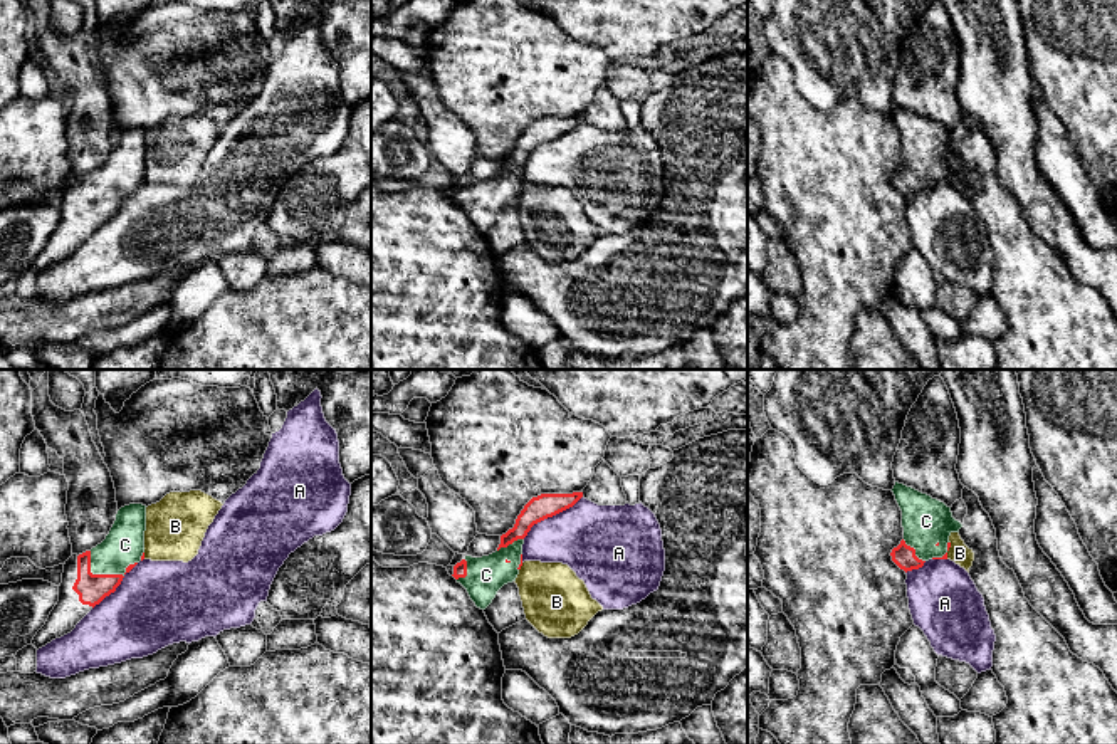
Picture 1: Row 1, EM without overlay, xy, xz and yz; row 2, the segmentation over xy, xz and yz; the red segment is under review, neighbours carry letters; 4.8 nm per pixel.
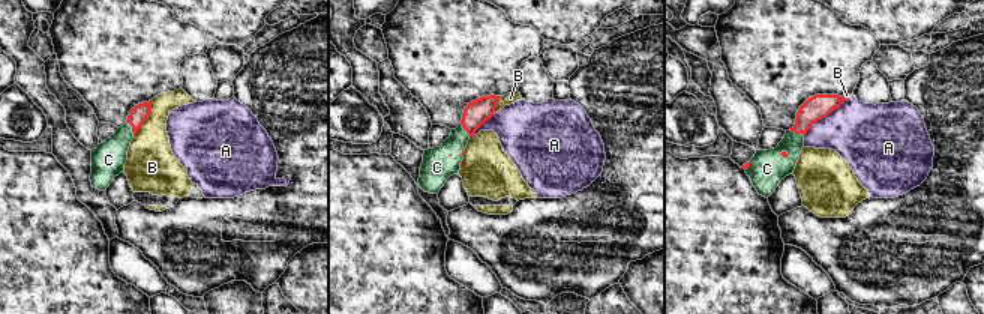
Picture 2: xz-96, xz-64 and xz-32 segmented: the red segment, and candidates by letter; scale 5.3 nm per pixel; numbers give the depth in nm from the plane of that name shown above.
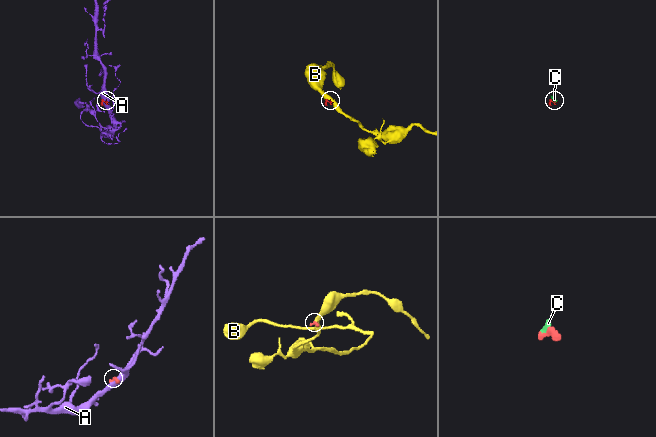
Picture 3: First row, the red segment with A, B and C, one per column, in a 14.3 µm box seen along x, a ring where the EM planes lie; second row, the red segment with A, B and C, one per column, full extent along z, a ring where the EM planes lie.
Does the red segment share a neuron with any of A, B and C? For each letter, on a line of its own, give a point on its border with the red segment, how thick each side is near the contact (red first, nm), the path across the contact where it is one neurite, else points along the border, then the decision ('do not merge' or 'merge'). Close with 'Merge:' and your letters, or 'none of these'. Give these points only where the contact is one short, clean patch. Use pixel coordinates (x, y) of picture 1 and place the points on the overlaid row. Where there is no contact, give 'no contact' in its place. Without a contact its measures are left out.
A: meets red in xz at (551, 516); 120 nm thick on the red side, 360 nm on the other; do not merge
B: meets red in yz at (948, 550); 20 nm thick on the red side, 100 nm on the other; do not merge
C: meets red in xy at (104, 575); 140 nm thick on the red side, 190 nm on the other; merge
Merge: C

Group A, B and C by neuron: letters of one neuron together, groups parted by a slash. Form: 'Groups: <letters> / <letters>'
Groups: A / B / C

